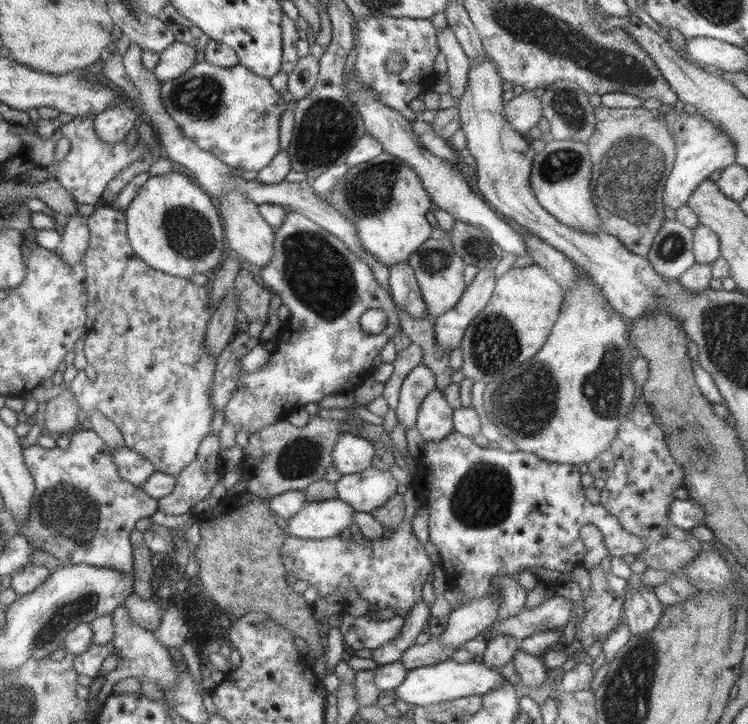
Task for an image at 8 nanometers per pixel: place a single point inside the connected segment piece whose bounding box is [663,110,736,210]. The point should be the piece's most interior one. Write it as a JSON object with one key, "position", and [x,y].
{"position":[701,147]}

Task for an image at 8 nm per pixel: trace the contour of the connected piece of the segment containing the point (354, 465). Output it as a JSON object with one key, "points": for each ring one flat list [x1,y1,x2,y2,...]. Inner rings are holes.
{"points":[[349,433,339,435,331,451,332,468,339,475,362,472,371,467,374,454,374,446,367,439]]}

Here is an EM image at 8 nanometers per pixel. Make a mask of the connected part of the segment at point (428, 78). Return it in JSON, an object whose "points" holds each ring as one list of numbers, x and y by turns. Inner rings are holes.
{"points":[[366,16,356,21,357,27,357,55,351,74,362,82,380,101,406,118,413,121,418,115,409,109,410,100,418,94,423,94,422,88,431,90,438,76,433,69,435,56,439,52,436,43,436,28,430,19,418,18,393,18,383,16],[398,52,404,56,404,67,399,71,386,70,385,61,388,56]]}

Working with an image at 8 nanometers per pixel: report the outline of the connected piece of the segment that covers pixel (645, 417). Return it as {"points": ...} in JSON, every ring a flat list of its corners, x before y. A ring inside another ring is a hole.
{"points":[[638,398,634,407,621,419,616,435,608,446,614,454,615,465,600,490,599,504,617,518,625,530,644,538,645,548,637,558,643,560,646,568,670,574,663,584,653,588,659,602,663,606,669,606,699,592,688,583,682,568,699,554,701,547,688,530,673,526,668,518,669,503,675,499,672,492,682,486,685,475,681,467,670,458,662,430,653,422,650,412,644,401]]}

